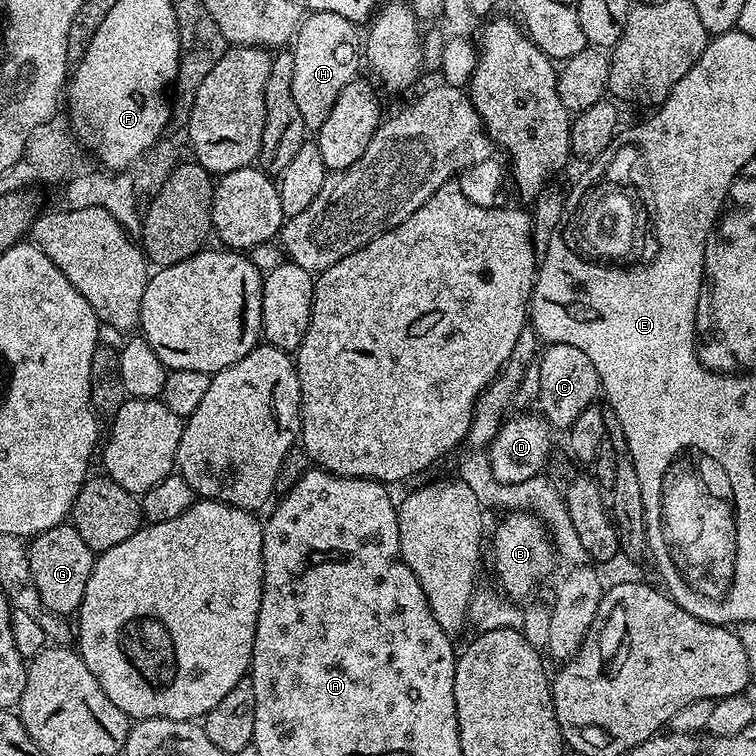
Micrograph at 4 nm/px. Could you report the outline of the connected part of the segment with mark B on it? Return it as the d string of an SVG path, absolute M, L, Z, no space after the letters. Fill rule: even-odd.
M513 511L505 516L508 517L492 536L492 568L496 571L497 582L504 587L505 597L528 596L539 586L540 579L553 571L550 552L554 545L548 530L529 513Z

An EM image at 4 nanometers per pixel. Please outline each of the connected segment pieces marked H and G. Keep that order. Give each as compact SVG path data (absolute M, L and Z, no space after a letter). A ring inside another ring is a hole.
M309 11L296 29L294 43L290 48L294 60L293 96L308 130L319 130L322 122L330 118L330 110L334 110L334 102L338 102L338 94L346 90L351 80L357 79L359 72L356 71L359 70L360 64L362 68L362 40L361 37L360 40L356 37L356 32L358 32L357 25L342 18L342 14L314 11Z
M71 522L54 526L50 530L40 532L31 537L28 544L30 558L30 574L34 578L34 586L38 586L40 601L45 608L56 615L65 618L71 617L79 609L82 598L86 594L86 582L96 564L96 556L86 546L82 534Z

